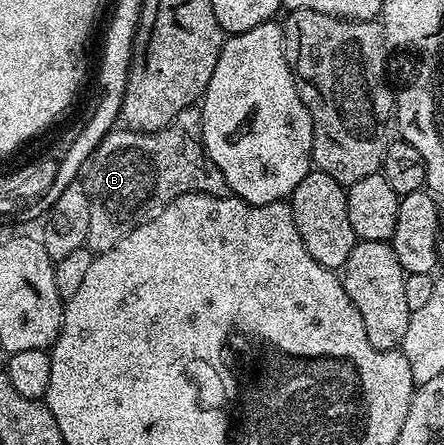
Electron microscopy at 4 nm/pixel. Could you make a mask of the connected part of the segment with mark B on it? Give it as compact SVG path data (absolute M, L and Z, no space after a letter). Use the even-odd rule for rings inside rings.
M198 105L176 113L173 121L159 131L115 129L108 132L89 157L84 182L92 215L86 247L95 253L112 249L132 229L176 201L176 197L188 193L223 197L231 194L224 173L216 169L202 143L202 109Z

